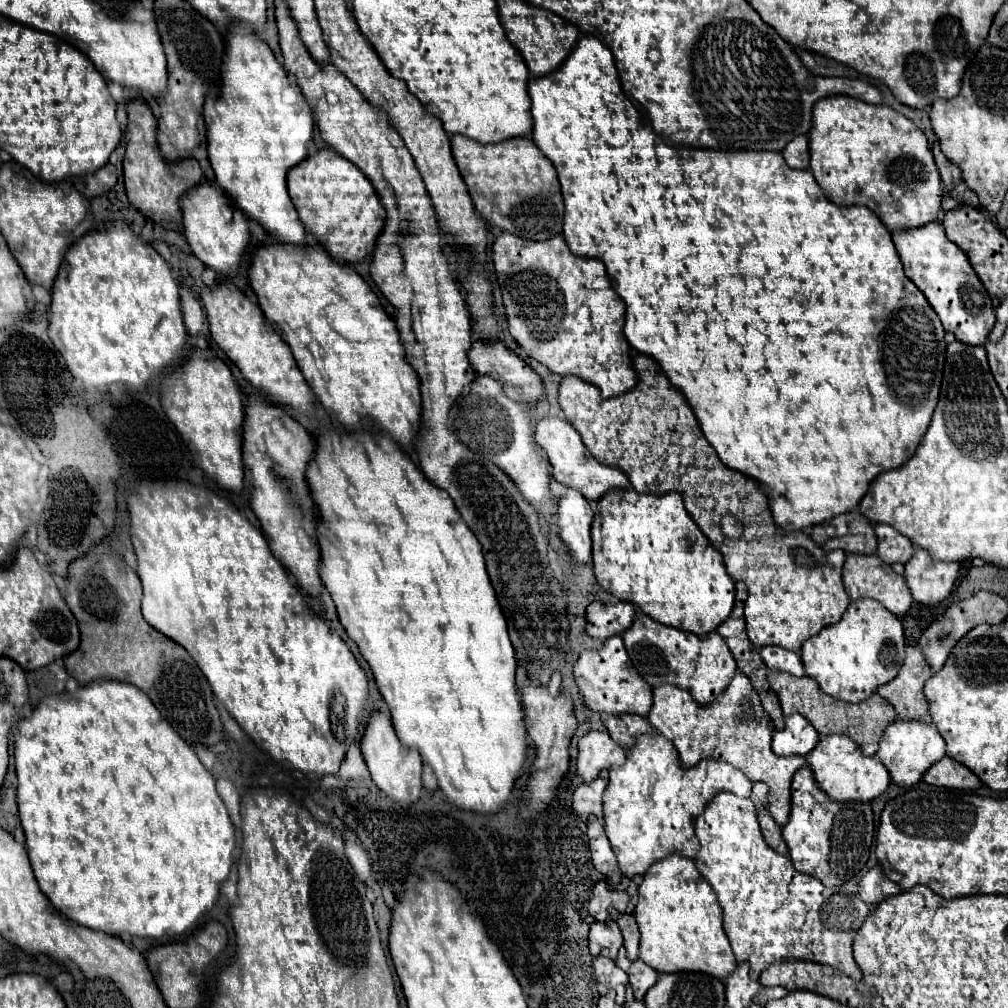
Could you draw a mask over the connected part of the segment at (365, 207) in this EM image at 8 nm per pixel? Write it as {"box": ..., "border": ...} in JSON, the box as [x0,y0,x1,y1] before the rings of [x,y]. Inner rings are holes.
{"box":[288,148,386,262],"border":[[[322,148],[288,172],[288,190],[306,232],[314,234],[334,260],[360,262],[374,252],[386,214],[370,180],[352,162],[330,148]]]}

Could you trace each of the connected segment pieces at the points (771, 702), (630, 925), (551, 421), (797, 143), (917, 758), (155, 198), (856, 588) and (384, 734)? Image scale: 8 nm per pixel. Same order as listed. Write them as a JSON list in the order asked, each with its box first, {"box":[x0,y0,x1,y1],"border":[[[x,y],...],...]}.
[{"box":[718,582,784,730],"border":[[[736,582],[734,610],[732,610],[732,614],[728,616],[728,620],[724,620],[724,622],[718,626],[718,632],[720,632],[720,636],[724,636],[730,652],[732,652],[732,656],[734,656],[738,668],[740,668],[740,672],[750,678],[752,688],[758,692],[758,696],[760,696],[760,700],[762,700],[762,706],[764,706],[764,710],[770,714],[776,730],[782,730],[782,728],[784,728],[784,714],[782,714],[780,700],[778,700],[778,696],[776,696],[776,692],[772,692],[772,688],[770,688],[770,684],[768,684],[768,680],[766,680],[766,670],[768,670],[768,668],[766,668],[766,664],[762,662],[760,652],[752,646],[752,642],[750,642],[748,636],[746,636],[746,624],[744,624],[744,616],[742,616],[744,602],[746,602],[746,584],[744,584],[744,582]]]},{"box":[616,914,640,960],"border":[[[620,914],[620,918],[616,920],[622,936],[624,936],[624,948],[628,950],[628,958],[636,960],[638,958],[638,940],[640,940],[640,932],[636,926],[636,920],[632,914]]]},{"box":[536,418,630,500],"border":[[[544,418],[536,424],[536,442],[538,446],[546,452],[546,460],[552,466],[552,478],[564,486],[572,486],[576,488],[586,500],[600,500],[606,492],[610,490],[618,490],[618,488],[630,488],[628,478],[624,476],[624,472],[620,472],[618,468],[610,468],[600,464],[592,454],[588,454],[586,458],[586,446],[580,438],[580,434],[574,430],[572,424],[568,424],[566,420],[560,418]]]},{"box":[784,136,810,170],"border":[[[796,136],[786,148],[784,148],[784,160],[790,168],[798,170],[808,170],[810,168],[810,152],[808,152],[808,138],[806,136]]]},{"box":[876,720,946,786],"border":[[[896,720],[888,726],[880,738],[880,748],[876,756],[886,766],[890,780],[898,786],[912,786],[916,784],[924,772],[938,762],[946,754],[946,742],[940,732],[932,724],[924,724],[920,720]]]},{"box":[124,96,204,228],"border":[[[136,96],[128,108],[128,122],[126,122],[126,156],[124,156],[124,184],[128,200],[152,222],[174,228],[180,226],[182,212],[180,212],[180,196],[190,190],[192,186],[204,182],[204,174],[200,164],[194,158],[184,158],[176,164],[168,162],[156,144],[156,118],[148,106],[148,102]]]},{"box":[842,554,912,616],"border":[[[848,554],[846,564],[842,570],[842,580],[844,588],[850,596],[850,600],[860,600],[860,598],[874,598],[880,604],[884,604],[892,614],[904,616],[910,610],[912,604],[912,594],[904,582],[902,576],[898,576],[888,564],[884,564],[878,556],[856,556]]]},{"box":[360,712,422,804],"border":[[[372,712],[368,716],[368,724],[366,730],[362,734],[360,740],[360,748],[362,748],[362,756],[370,768],[372,780],[378,784],[378,788],[390,796],[392,800],[400,802],[400,804],[412,804],[418,800],[420,790],[422,790],[422,758],[420,752],[414,752],[412,748],[406,748],[396,732],[394,726],[390,722],[390,716],[384,712]]]}]

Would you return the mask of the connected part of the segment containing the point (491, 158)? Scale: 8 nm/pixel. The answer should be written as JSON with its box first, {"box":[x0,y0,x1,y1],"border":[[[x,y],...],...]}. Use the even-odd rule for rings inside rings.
{"box":[452,136,564,240],"border":[[[452,136],[456,166],[470,190],[476,210],[484,220],[526,240],[548,240],[562,234],[564,200],[550,160],[528,138],[510,138],[498,144],[480,144],[466,136]]]}

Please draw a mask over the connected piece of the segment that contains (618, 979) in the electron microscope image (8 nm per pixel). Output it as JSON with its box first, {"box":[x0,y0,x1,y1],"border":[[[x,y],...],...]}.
{"box":[592,952,628,1006],"border":[[[600,952],[600,956],[596,956],[592,960],[592,970],[598,982],[598,992],[606,994],[608,990],[616,990],[616,1002],[622,1006],[624,1004],[624,992],[628,986],[628,976],[624,970],[620,970],[614,960],[610,960],[608,956],[604,956],[604,952]]]}

